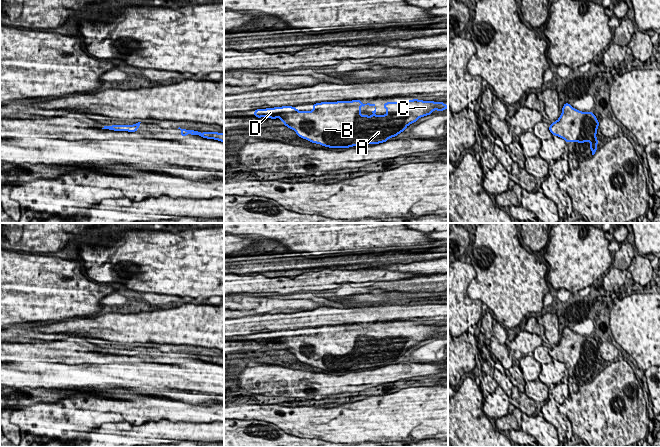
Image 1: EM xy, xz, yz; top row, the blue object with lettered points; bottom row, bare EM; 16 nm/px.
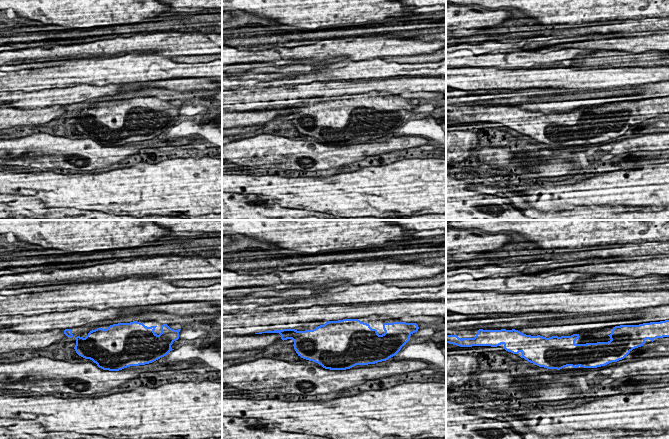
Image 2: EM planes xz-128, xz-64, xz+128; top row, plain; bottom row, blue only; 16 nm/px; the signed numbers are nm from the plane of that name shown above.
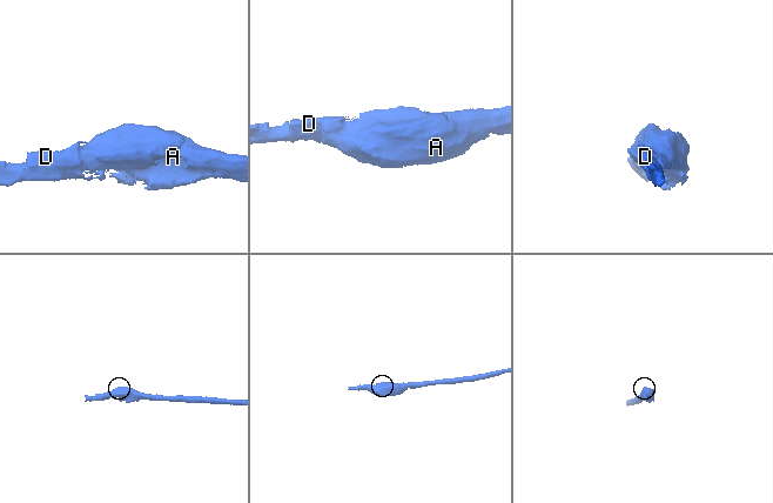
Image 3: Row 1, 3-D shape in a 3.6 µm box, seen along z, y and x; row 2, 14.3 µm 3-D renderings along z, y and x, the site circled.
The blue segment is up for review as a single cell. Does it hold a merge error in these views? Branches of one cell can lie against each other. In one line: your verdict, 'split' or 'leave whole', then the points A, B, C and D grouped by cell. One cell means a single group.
leave whole | A B C D

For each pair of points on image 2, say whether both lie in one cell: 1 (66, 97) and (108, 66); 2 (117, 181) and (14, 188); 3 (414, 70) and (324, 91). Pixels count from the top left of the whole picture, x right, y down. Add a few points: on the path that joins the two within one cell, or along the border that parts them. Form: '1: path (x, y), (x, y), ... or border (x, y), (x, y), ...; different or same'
1: border (76, 84), (70, 87), (53, 88); different
2: path (91, 187), (40, 187); same
3: border (392, 77), (364, 81); different

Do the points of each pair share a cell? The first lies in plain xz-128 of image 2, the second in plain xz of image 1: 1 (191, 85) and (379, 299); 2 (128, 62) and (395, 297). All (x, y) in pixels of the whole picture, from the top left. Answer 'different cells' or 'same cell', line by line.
1: different cells
2: same cell

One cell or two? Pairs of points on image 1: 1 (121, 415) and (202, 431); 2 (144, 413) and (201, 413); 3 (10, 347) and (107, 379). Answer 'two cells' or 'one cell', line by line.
1: two cells
2: one cell
3: two cells

